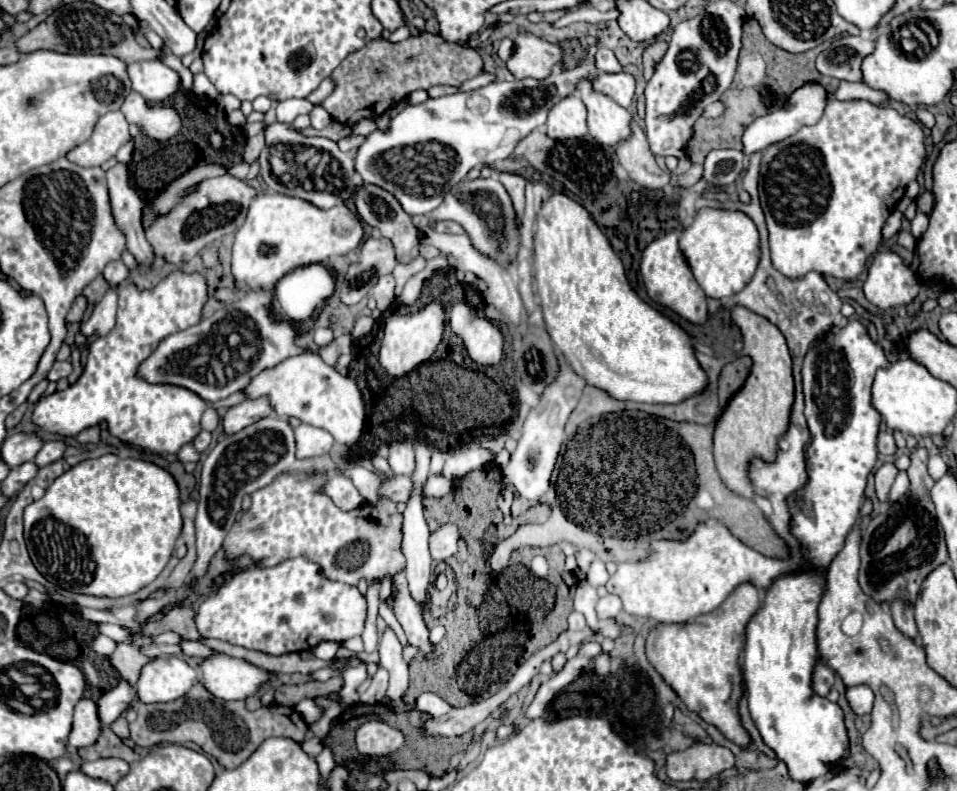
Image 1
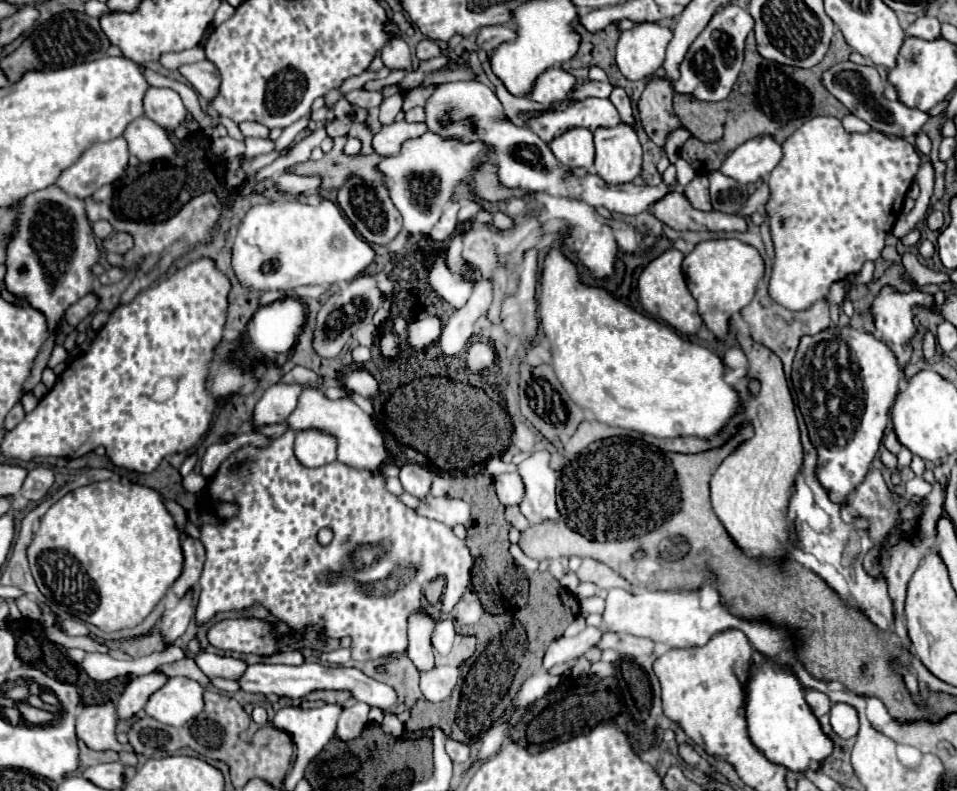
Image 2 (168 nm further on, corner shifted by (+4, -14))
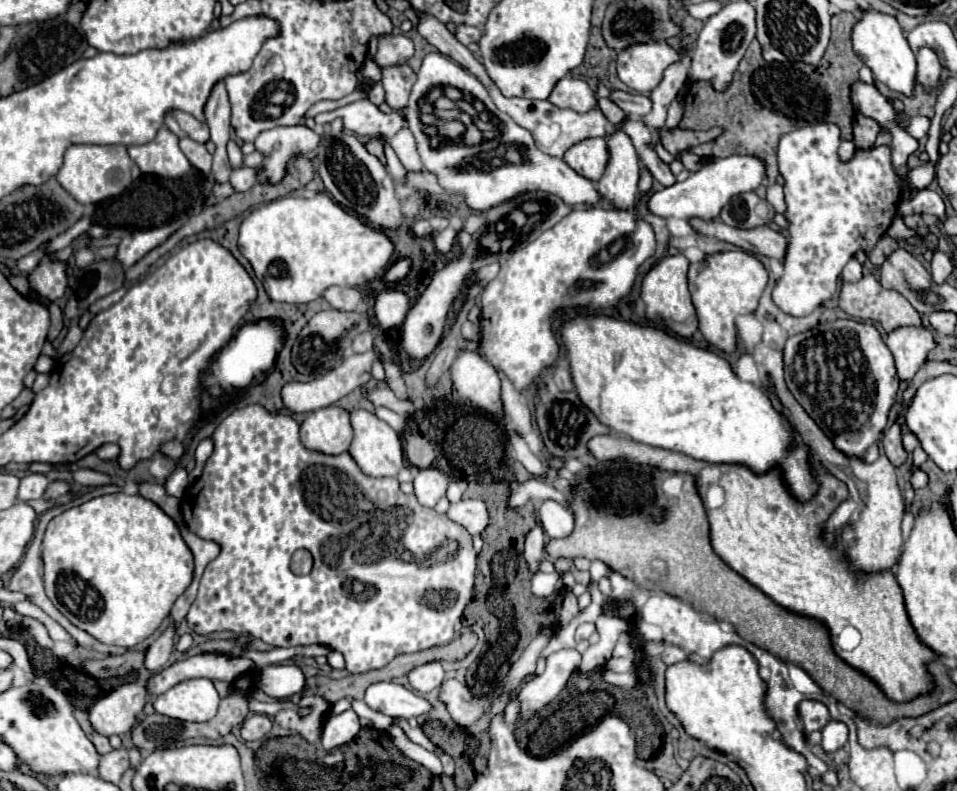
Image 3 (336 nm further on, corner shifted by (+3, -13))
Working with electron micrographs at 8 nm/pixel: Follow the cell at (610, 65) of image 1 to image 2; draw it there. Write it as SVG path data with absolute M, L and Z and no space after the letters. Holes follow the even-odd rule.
M613 87L609 99L613 101L613 105L617 107L619 115L621 115L621 121L627 123L627 125L633 125L633 113L631 113L631 103L629 103L629 97L625 93L623 87Z

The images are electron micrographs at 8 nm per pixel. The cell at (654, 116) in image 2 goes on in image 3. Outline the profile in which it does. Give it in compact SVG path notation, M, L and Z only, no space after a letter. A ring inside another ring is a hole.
M712 128L712 130L706 130L706 132L694 132L694 130L672 130L672 132L666 132L666 130L660 130L658 132L658 138L662 140L664 148L676 158L680 160L680 154L698 146L698 144L704 144L704 142L712 142L716 140L718 136L722 134L722 128Z

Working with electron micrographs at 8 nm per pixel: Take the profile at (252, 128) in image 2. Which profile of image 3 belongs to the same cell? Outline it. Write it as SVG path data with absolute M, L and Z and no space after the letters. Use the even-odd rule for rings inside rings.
M304 124L298 126L278 126L274 130L264 130L254 140L256 152L264 156L260 162L260 174L264 182L278 184L286 176L286 164L294 156L302 156L314 150L320 136Z

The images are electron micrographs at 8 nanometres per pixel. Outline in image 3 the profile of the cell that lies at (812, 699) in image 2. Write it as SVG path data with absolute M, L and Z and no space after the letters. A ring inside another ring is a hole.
M816 700L800 702L798 714L800 714L800 718L804 722L804 730L808 734L814 732L814 730L822 730L828 724L828 720L830 720L828 708L822 702L816 702Z

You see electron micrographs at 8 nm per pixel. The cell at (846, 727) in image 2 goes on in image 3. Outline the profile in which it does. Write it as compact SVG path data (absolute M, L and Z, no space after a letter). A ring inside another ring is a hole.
M828 722L822 728L822 748L824 752L836 752L848 742L848 728L842 722Z

